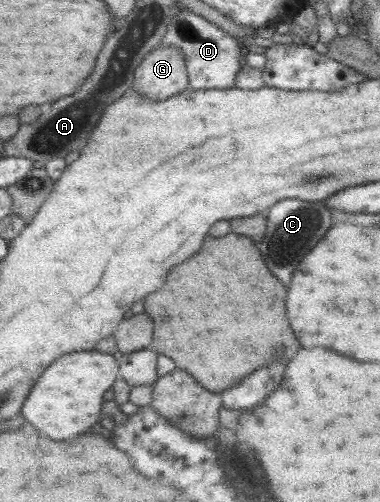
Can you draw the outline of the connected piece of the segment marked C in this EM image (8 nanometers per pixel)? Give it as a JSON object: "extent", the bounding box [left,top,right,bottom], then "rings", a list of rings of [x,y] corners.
{"extent":[258,199,332,287],"rings":[[[280,199],[266,211],[267,222],[262,239],[264,249],[258,249],[262,253],[262,259],[268,267],[268,271],[284,285],[288,287],[290,275],[296,269],[298,261],[316,245],[316,241],[326,233],[332,224],[332,213],[323,202],[305,202],[301,199]]]}

